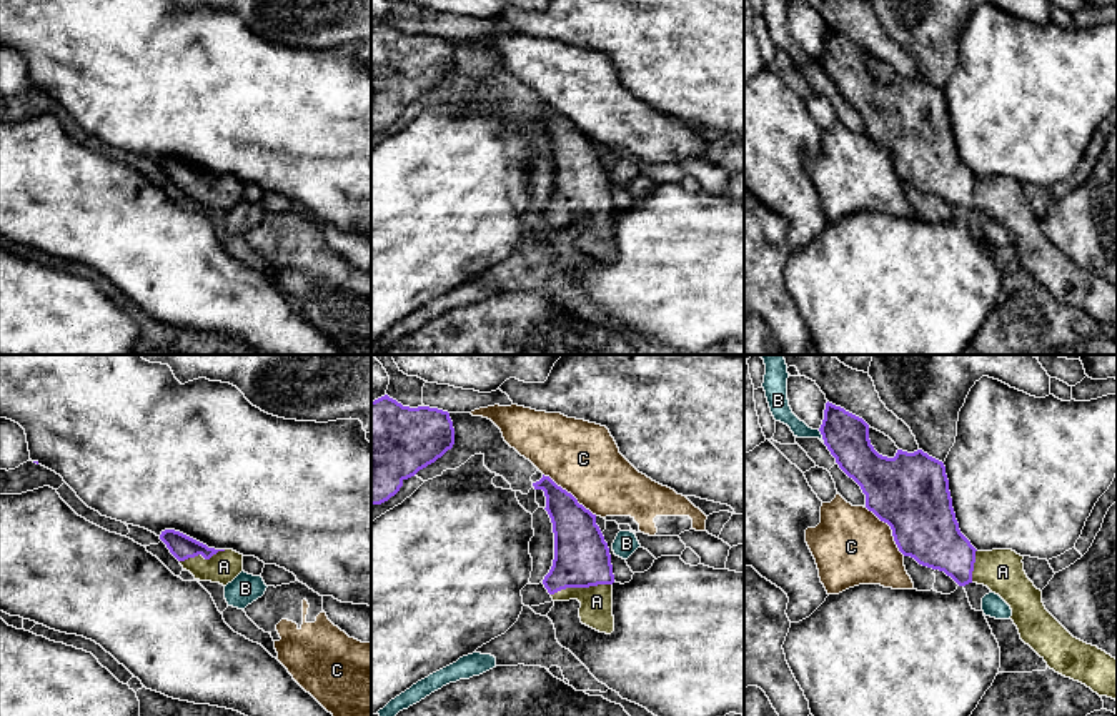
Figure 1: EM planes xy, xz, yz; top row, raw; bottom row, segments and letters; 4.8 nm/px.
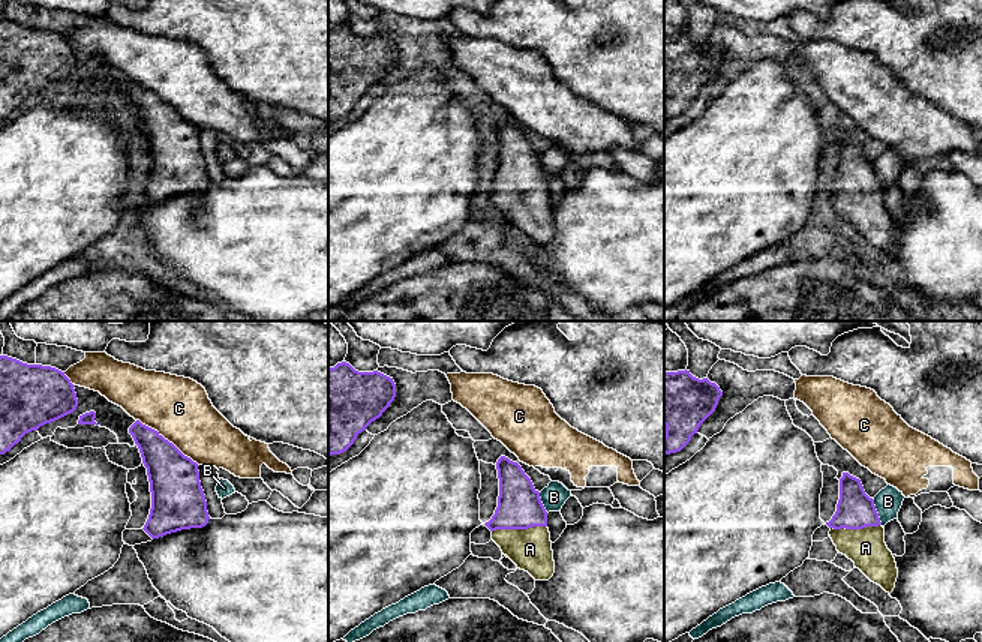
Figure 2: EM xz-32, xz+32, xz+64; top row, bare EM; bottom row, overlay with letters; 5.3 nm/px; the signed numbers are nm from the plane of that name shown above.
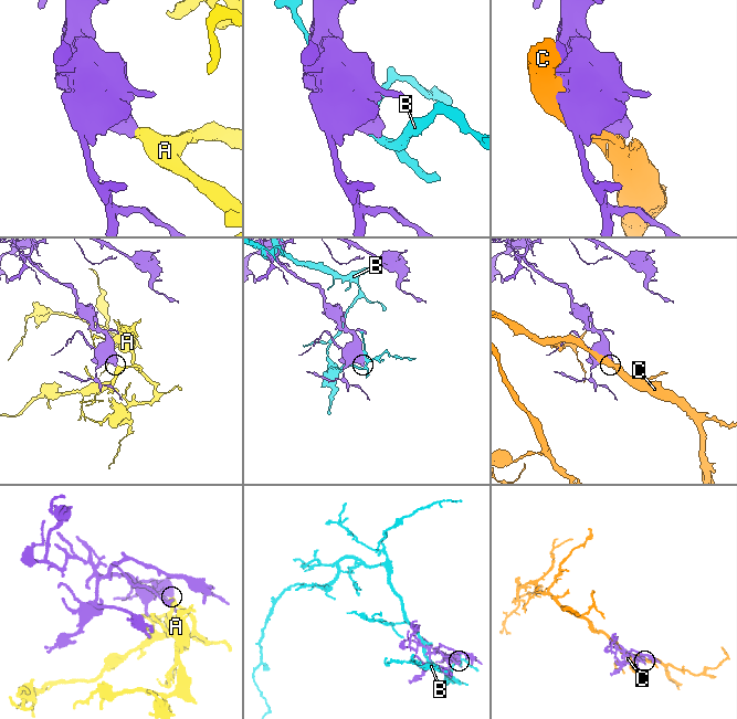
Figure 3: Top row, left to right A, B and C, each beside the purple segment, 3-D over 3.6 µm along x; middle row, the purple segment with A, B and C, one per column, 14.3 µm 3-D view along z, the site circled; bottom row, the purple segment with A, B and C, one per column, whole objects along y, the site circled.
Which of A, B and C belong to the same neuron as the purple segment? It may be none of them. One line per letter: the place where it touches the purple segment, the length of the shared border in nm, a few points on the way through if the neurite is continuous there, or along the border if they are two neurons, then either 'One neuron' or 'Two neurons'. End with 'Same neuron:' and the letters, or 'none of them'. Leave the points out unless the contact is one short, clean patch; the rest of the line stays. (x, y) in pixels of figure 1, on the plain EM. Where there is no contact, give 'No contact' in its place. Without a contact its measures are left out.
A: Touches purple at xz (581, 213). Shared border 300 nm. Path across: xz (581, 183), (581, 213), (596, 228). One neuron
B: Touches purple at yz (823, 64). Shared border 70 nm. Two neurons
C: Touches purple at xz (570, 120). Shared border 340 nm. Two neurons
Same neuron: A

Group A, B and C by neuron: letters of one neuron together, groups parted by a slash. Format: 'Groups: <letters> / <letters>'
Groups: A / B / C

